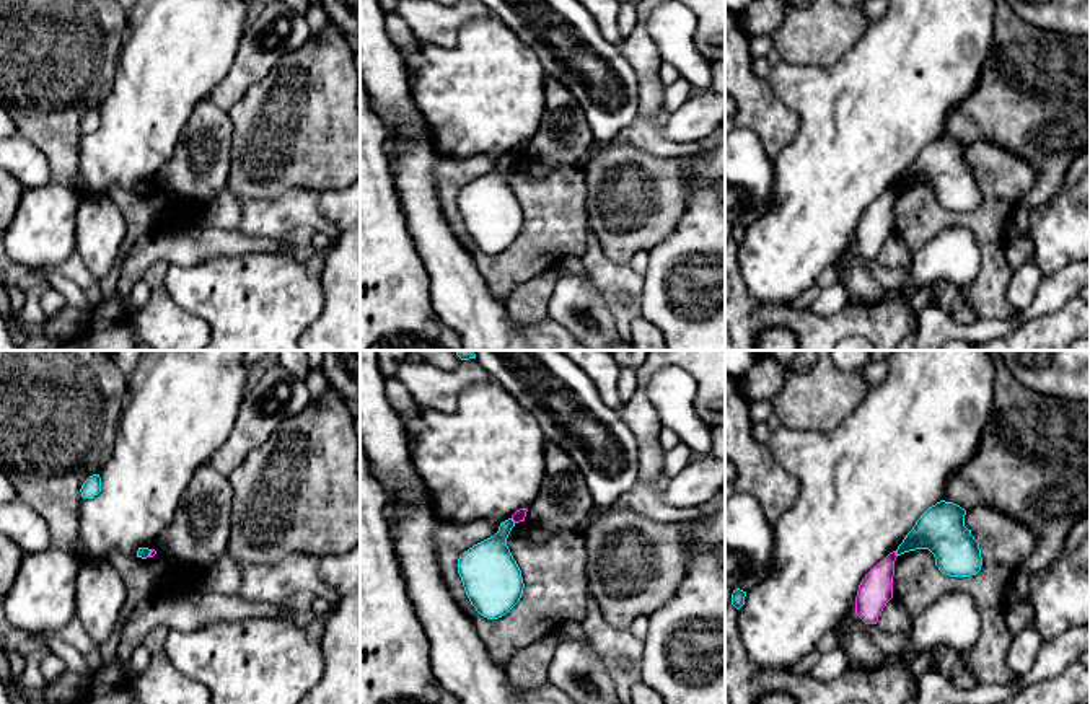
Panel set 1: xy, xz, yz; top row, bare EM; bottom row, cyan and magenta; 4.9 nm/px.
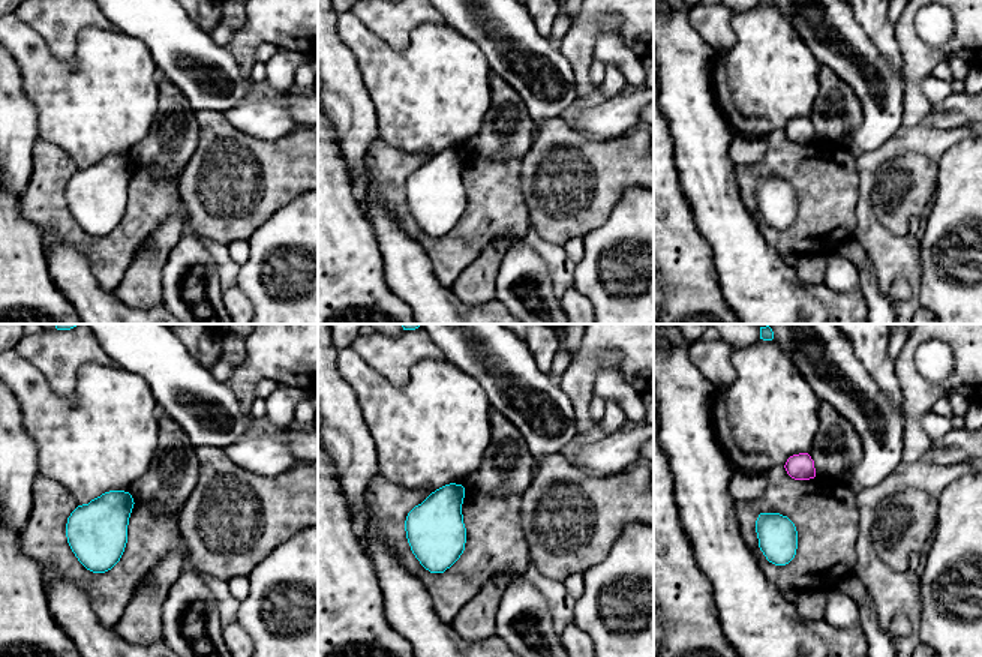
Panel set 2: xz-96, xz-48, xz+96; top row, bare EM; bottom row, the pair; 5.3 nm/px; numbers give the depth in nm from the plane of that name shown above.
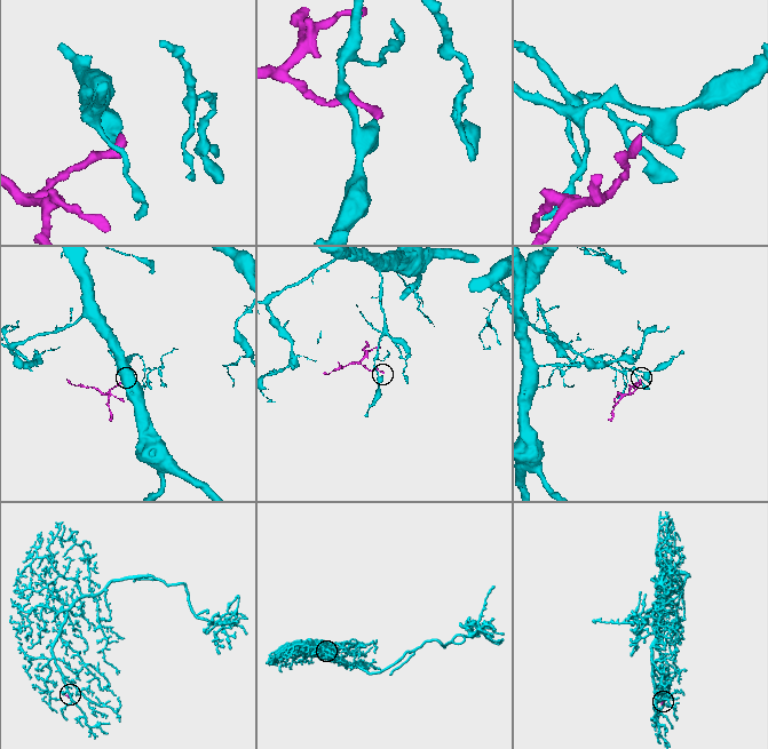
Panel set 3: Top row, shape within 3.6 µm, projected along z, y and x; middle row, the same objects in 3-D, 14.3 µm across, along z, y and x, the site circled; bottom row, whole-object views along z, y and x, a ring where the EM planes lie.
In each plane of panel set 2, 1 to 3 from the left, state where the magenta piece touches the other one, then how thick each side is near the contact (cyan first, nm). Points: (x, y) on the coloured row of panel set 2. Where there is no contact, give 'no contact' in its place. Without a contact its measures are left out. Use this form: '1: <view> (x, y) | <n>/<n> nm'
1: no contact
2: no contact
3: no contact

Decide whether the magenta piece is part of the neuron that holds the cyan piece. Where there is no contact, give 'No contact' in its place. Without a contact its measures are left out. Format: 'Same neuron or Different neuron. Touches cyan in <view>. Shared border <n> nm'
Different neuron. Touches cyan in yz. Shared border 30 nm

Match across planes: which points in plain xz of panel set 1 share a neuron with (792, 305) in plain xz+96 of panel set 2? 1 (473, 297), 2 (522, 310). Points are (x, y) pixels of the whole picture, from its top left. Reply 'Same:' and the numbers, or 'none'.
Same: 1

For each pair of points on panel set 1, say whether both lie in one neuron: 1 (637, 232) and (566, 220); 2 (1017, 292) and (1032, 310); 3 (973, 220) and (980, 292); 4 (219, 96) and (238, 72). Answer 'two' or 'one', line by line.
1: two
2: two
3: one
4: one

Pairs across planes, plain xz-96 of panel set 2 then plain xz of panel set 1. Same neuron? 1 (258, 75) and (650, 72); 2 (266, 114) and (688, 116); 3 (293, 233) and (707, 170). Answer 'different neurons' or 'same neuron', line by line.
1: different neurons
2: same neuron
3: same neuron

